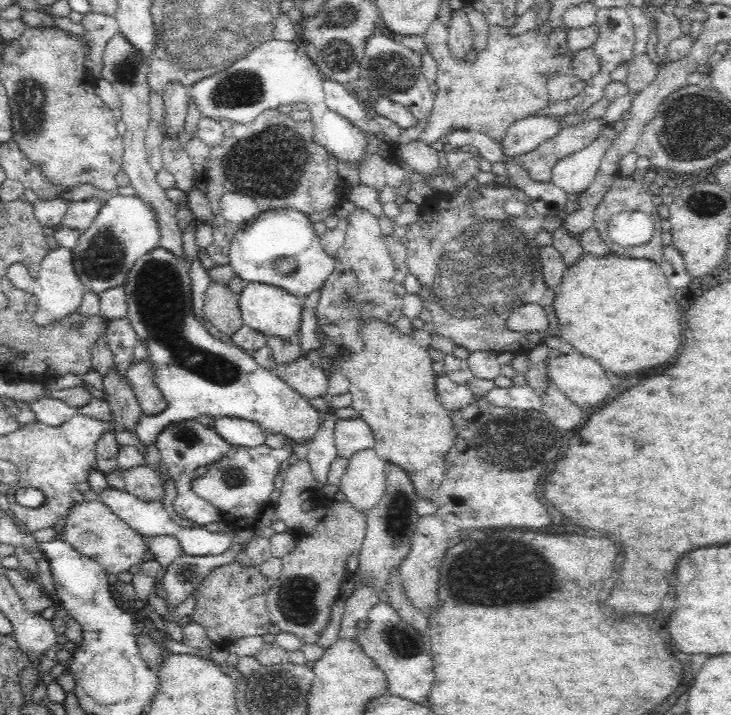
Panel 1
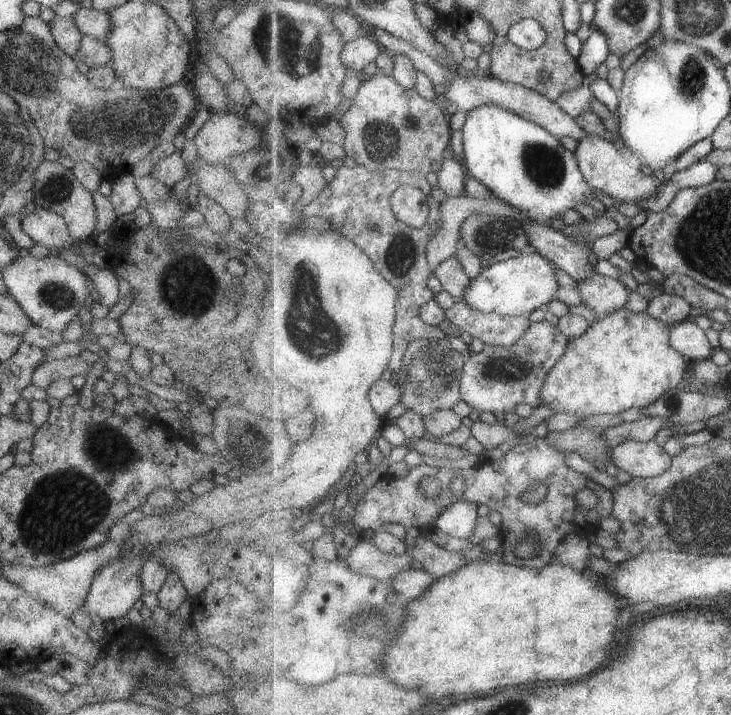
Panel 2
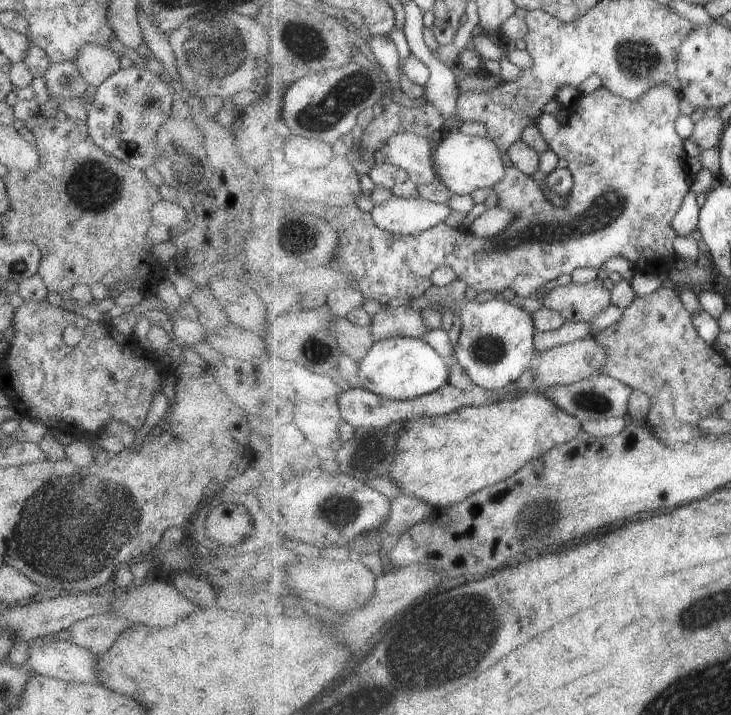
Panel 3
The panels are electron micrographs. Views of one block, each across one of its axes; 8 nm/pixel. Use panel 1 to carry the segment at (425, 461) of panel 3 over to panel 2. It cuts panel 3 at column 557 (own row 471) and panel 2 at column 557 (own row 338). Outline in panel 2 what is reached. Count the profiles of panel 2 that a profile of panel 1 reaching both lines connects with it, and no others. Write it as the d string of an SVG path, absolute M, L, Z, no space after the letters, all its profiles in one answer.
M621 308L608 317L599 317L584 336L570 339L568 349L540 390L542 405L549 406L553 414L563 412L579 418L595 414L617 415L629 408L646 407L668 390L683 386L690 361L671 345L671 330L673 325L653 318L646 311L637 314Z

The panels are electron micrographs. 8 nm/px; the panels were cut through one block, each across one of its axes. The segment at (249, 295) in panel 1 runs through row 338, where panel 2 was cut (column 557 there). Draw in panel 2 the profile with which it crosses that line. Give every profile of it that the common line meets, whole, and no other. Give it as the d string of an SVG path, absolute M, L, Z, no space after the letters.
M532 249L515 258L484 268L465 292L464 302L481 312L497 312L501 315L530 314L556 299L561 284L557 280L559 268L547 260L541 252Z

